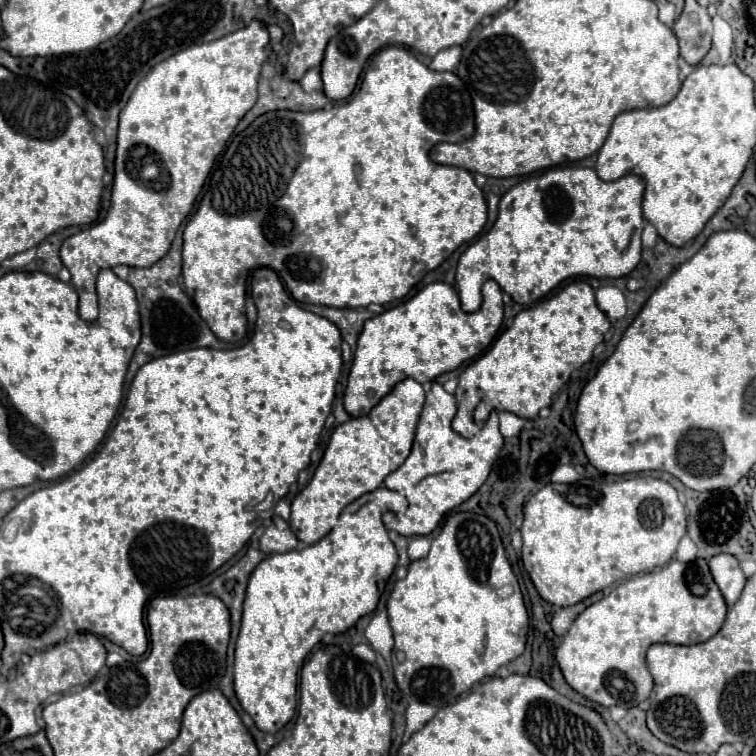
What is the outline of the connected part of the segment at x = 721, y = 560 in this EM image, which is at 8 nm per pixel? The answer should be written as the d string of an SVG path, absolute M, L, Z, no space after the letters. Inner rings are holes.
M719 553L719 555L711 557L709 569L711 569L711 575L713 575L715 583L719 585L727 605L731 607L739 599L743 585L747 583L747 577L741 571L737 557L731 557L729 553Z

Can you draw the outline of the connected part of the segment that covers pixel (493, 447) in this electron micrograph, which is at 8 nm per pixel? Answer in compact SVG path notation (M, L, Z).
M433 383L427 391L427 399L419 417L411 455L397 471L393 471L385 479L387 489L397 493L403 491L403 495L409 501L409 507L403 515L399 517L393 513L383 515L383 525L387 529L393 529L405 537L429 535L431 531L435 531L435 527L439 527L439 523L453 507L467 501L485 483L503 445L497 411L491 413L483 431L479 431L479 435L475 435L473 439L465 439L451 429L451 419L455 417L455 413L457 413L455 397L449 395L439 383Z

